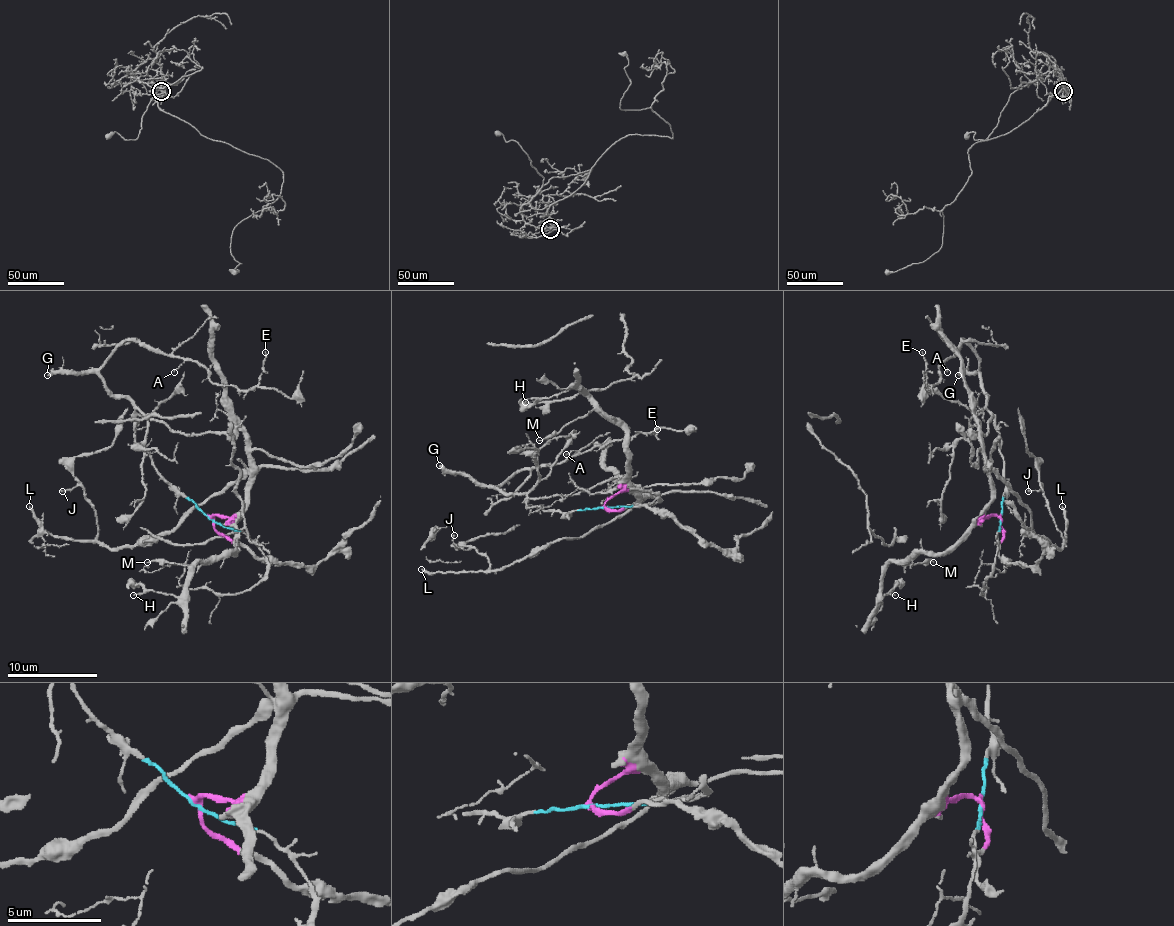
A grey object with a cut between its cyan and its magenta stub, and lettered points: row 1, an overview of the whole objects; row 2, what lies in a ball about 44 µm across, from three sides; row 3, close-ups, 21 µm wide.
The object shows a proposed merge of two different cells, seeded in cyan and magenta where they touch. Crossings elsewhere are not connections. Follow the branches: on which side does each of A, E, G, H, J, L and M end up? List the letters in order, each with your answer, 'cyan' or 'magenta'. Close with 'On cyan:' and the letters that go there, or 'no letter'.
A: cyan
E: cyan
G: cyan
H: magenta
J: magenta
L: magenta
M: magenta
On cyan: A, E, G

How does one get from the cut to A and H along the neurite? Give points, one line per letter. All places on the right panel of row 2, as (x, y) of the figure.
A: (1000, 519), (1005, 489), (998, 424), (987, 406), (980, 359), (962, 341), (957, 352), (944, 363), (946, 372)
H: (1000, 519), (978, 519), (946, 550), (894, 559), (885, 568), (881, 591), (881, 595), (890, 591), (894, 595)

